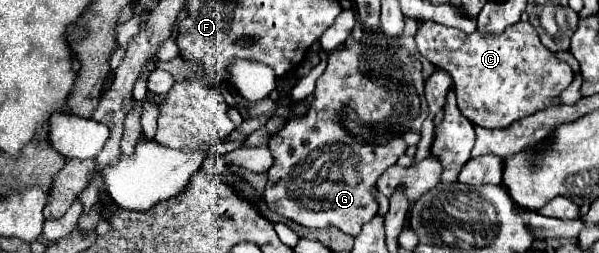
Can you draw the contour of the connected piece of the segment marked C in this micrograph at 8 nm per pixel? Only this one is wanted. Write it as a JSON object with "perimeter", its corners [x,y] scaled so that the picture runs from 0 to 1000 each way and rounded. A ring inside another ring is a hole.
{"perimeter":[[[701,87],[698,126],[691,142],[698,206],[715,229],[725,261],[745,277],[758,316],[758,364],[765,379],[768,443],[788,482],[805,506],[845,506],[848,490],[885,458],[905,435],[922,387],[928,387],[938,356],[945,356],[955,324],[955,269],[942,261],[898,150],[891,103],[885,87],[861,87],[835,142],[818,142],[815,126],[788,126],[778,134],[768,111],[745,111],[741,95]]]}

